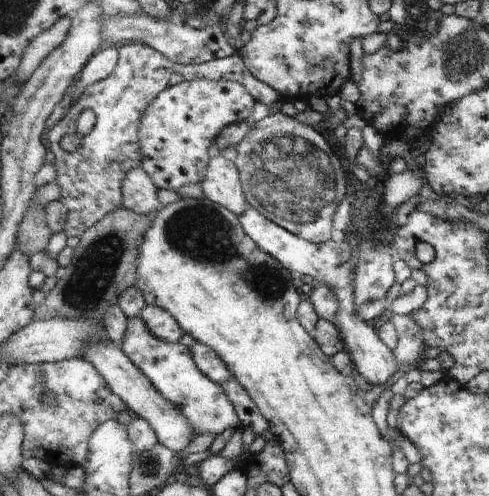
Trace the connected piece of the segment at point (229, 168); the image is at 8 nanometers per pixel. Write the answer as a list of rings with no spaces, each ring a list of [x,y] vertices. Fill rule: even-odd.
[[[222,155],[211,158],[202,190],[207,199],[239,216],[250,207],[236,161],[230,161]]]

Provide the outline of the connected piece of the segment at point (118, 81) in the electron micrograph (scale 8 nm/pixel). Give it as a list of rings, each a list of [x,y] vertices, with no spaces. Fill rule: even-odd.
[[[126,43],[119,48],[120,59],[115,72],[103,80],[92,84],[81,94],[68,110],[68,113],[46,133],[49,149],[54,153],[56,179],[60,185],[60,200],[69,208],[69,218],[64,234],[81,238],[92,225],[97,226],[110,212],[122,208],[122,186],[126,174],[141,167],[143,162],[142,146],[139,144],[139,128],[143,114],[155,99],[167,90],[169,78],[181,74],[186,80],[195,79],[235,81],[254,96],[257,102],[275,105],[281,101],[279,91],[251,74],[242,55],[237,52],[229,58],[219,59],[207,64],[184,65],[161,54],[147,43]],[[87,108],[94,113],[96,121],[89,134],[83,136],[77,150],[67,152],[61,146],[65,134],[77,134],[77,120]]]

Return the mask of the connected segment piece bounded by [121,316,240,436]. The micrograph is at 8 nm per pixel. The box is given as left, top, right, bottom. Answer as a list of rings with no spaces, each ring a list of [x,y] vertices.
[[[141,316],[129,318],[128,329],[125,332],[125,338],[121,342],[123,352],[143,371],[143,374],[150,378],[155,384],[155,388],[175,406],[179,406],[179,410],[183,410],[183,414],[187,416],[187,420],[191,422],[191,426],[195,426],[195,430],[199,434],[215,434],[219,436],[221,432],[227,428],[233,428],[239,422],[238,414],[235,412],[234,402],[227,396],[227,391],[216,382],[213,382],[202,370],[199,370],[194,359],[194,354],[191,354],[191,347],[181,343],[168,343],[161,338],[157,338],[155,334],[151,334],[151,330],[147,328],[146,322],[143,322]]]

